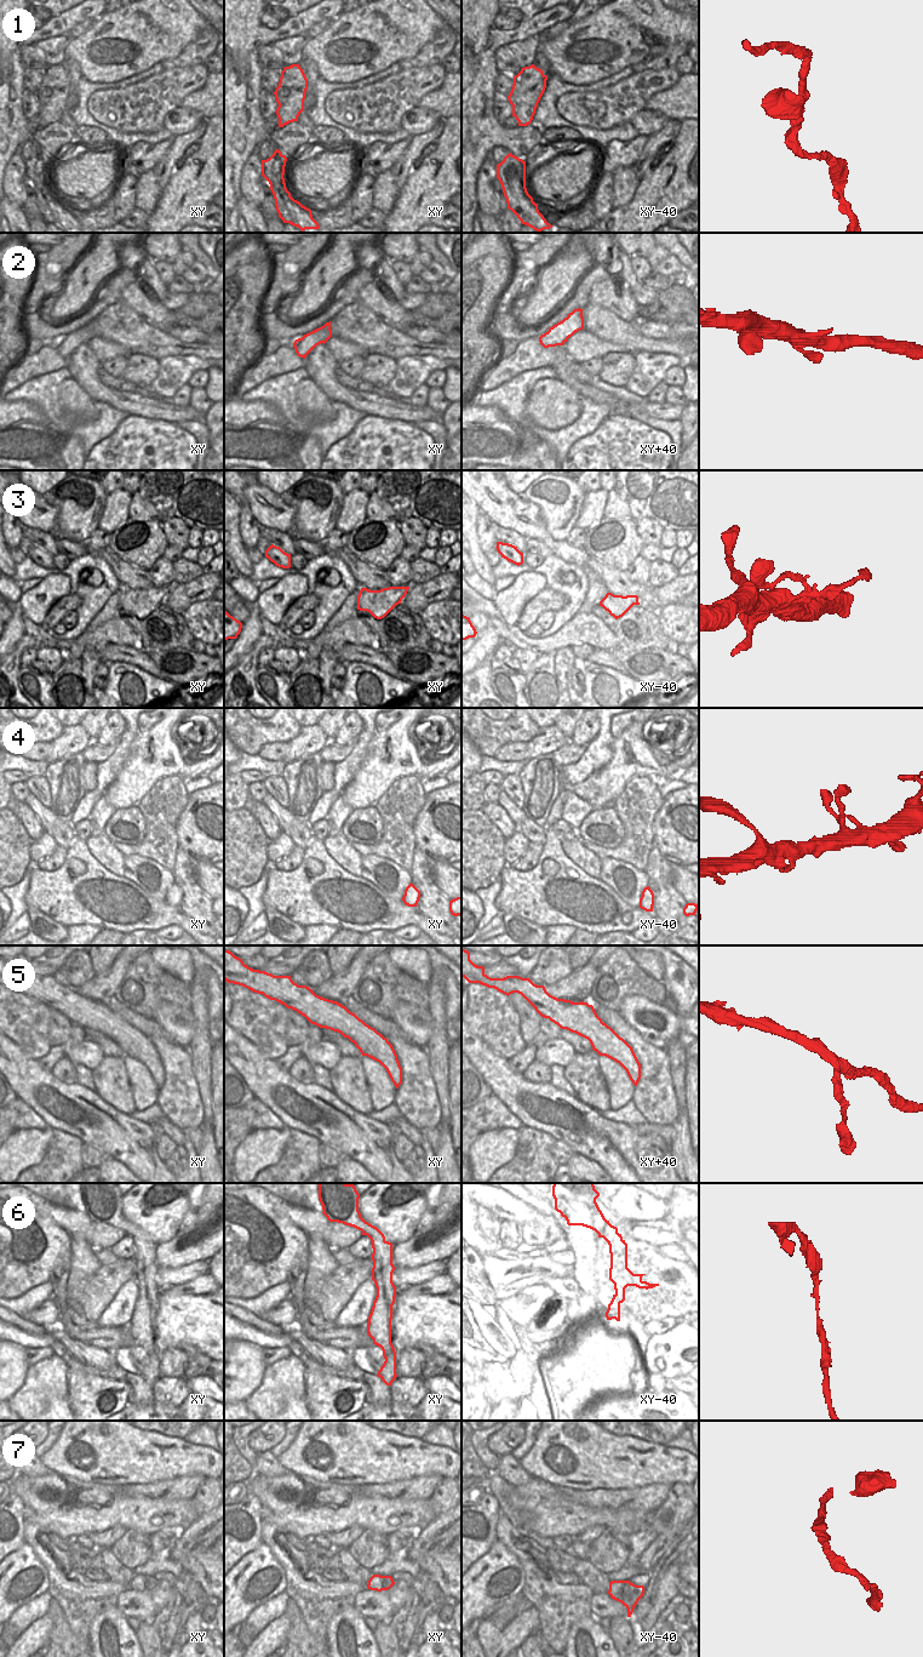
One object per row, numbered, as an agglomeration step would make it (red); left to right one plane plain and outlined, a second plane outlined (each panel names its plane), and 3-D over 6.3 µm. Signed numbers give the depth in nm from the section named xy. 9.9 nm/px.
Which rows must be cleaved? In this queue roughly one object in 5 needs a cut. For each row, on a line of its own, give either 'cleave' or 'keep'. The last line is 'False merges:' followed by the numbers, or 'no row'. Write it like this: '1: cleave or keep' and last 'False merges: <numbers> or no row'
1: keep
2: keep
3: keep
4: keep
5: keep
6: keep
7: keep
False merges: no row

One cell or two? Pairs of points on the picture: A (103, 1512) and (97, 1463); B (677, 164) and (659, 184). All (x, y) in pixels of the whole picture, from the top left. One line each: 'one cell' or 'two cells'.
A: two cells
B: one cell

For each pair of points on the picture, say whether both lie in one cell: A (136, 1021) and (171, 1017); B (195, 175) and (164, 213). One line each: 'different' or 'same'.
A: different
B: same

